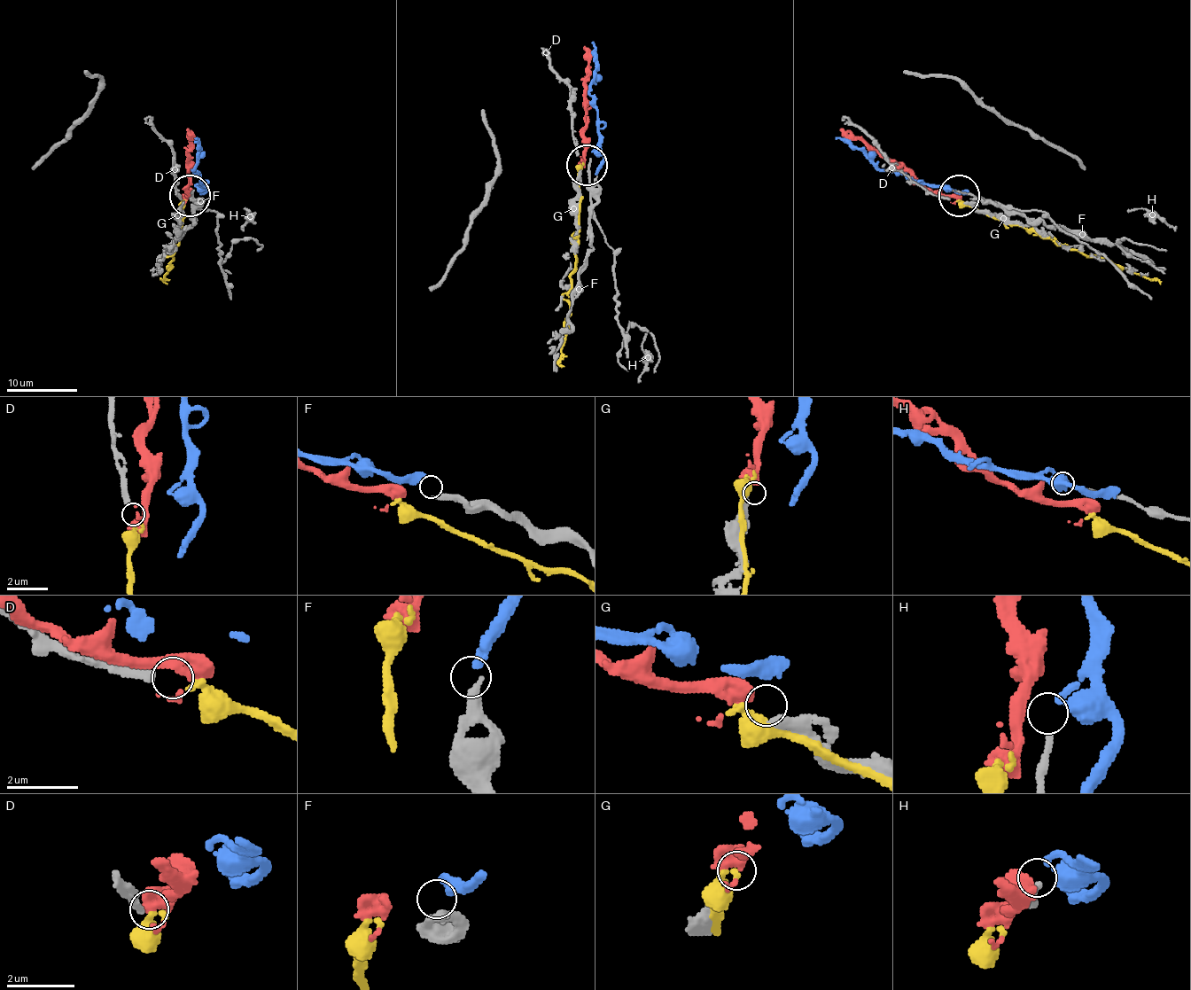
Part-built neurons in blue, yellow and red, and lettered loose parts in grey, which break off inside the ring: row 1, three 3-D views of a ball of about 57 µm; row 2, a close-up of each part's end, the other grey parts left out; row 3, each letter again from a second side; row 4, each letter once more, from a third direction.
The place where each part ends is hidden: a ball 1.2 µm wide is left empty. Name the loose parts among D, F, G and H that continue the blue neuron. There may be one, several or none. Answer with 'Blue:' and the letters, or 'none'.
Blue: F

